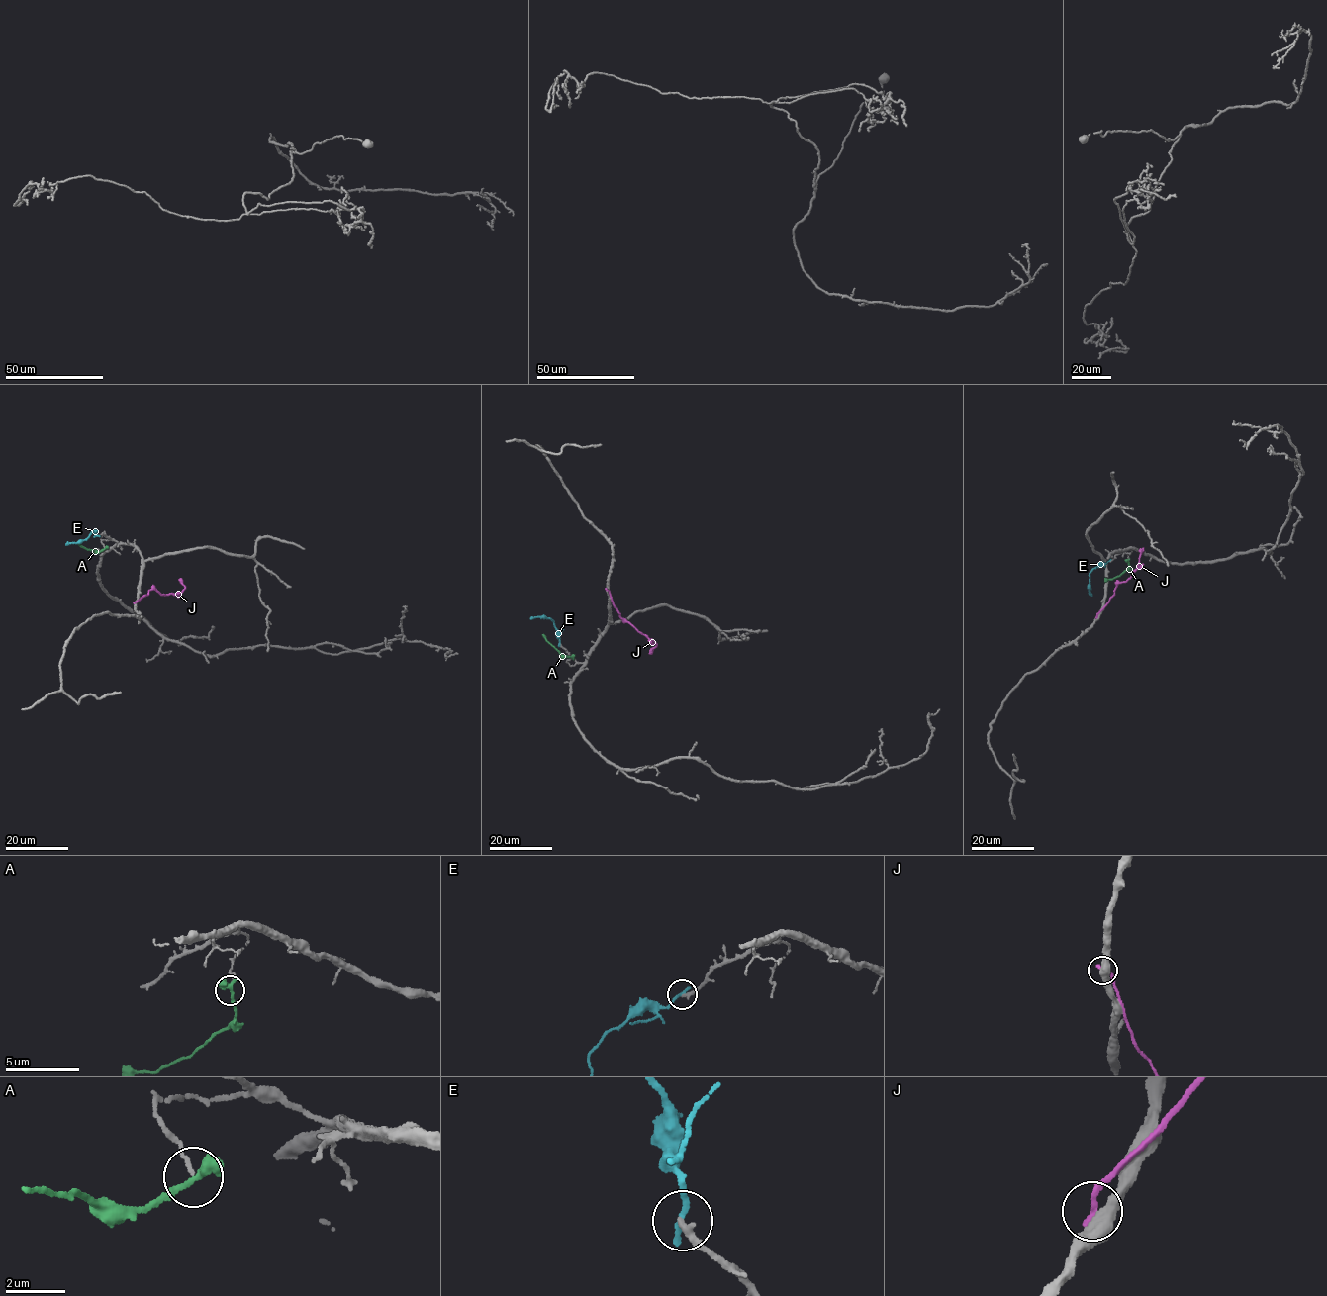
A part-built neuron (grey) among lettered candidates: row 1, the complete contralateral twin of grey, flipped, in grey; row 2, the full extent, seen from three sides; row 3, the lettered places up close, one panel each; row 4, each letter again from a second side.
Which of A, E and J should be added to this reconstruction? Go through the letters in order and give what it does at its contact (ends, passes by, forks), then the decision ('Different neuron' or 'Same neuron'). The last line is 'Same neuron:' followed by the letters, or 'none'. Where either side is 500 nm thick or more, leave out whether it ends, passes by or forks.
A: It ends there. Different neuron
E: It ends there. Different neuron
J: It ends there. Different neuron
Same neuron: none

